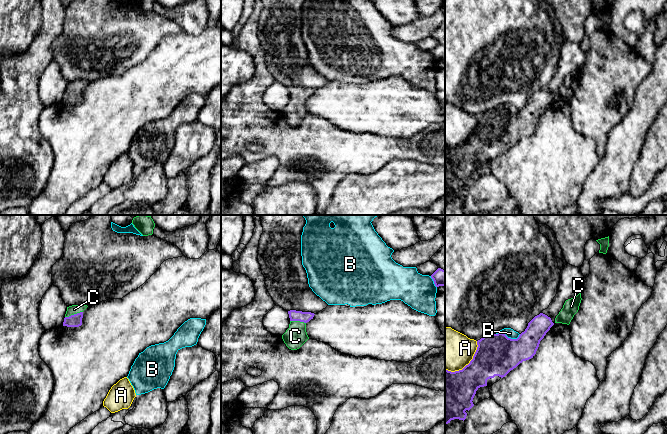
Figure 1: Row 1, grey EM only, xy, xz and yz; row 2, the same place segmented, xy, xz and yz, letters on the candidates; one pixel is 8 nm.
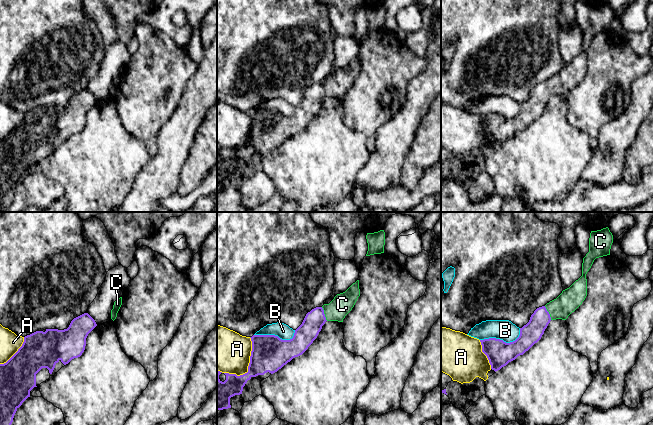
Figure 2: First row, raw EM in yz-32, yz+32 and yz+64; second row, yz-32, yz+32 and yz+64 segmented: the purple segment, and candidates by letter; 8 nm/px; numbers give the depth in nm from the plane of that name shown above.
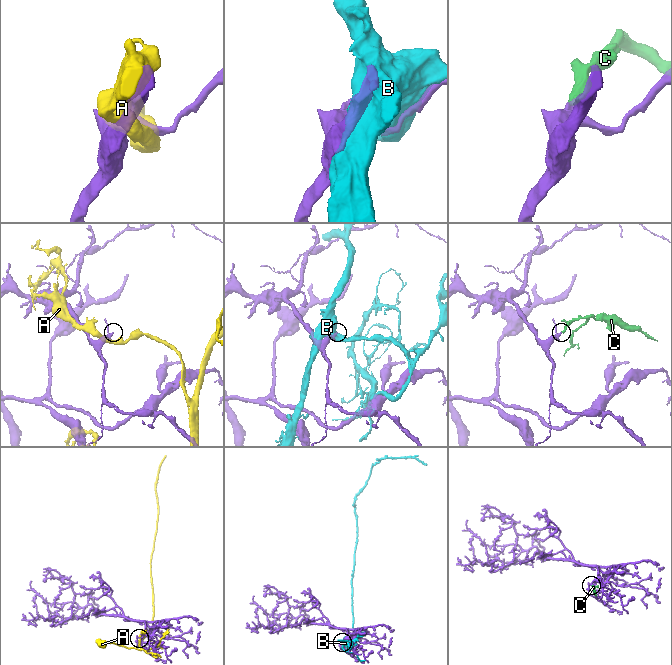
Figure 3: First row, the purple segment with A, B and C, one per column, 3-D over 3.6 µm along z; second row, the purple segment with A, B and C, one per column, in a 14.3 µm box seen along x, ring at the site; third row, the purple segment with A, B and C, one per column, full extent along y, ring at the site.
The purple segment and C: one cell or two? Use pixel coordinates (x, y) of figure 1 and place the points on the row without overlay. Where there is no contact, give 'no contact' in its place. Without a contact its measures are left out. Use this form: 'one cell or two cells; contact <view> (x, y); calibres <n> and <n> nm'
one cell; contact xy (74, 90); calibres 100 and 80 nm

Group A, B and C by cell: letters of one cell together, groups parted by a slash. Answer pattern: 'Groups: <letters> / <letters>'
Groups: A / B / C

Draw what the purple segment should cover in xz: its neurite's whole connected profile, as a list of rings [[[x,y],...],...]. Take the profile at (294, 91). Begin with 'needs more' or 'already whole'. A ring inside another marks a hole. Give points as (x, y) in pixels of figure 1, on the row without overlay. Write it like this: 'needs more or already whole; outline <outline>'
needs more; outline [[[290,86],[288,90],[290,100],[282,111],[282,115],[289,125],[297,126],[309,115],[306,108],[306,99],[313,95],[315,90],[296,86]]]

